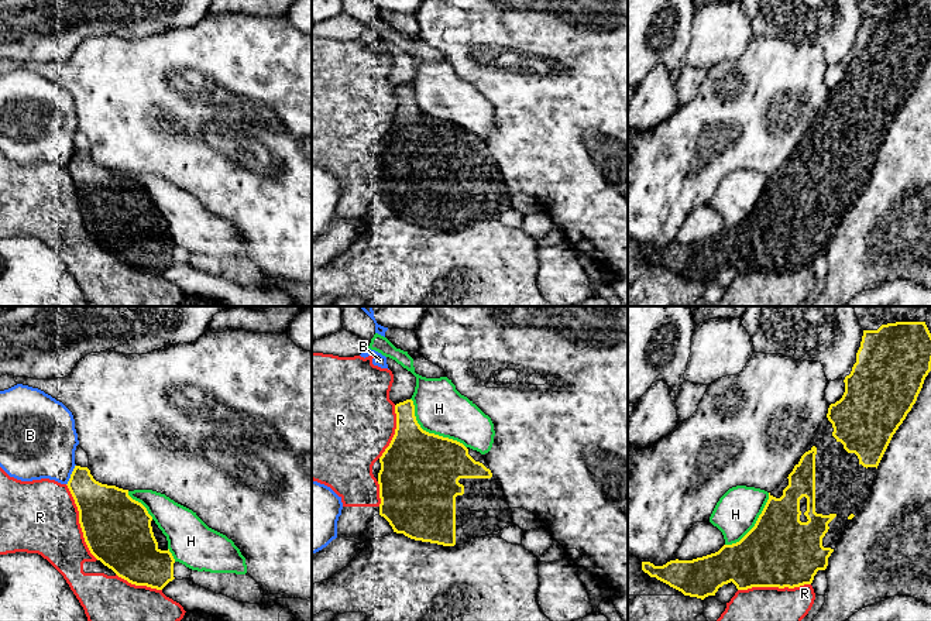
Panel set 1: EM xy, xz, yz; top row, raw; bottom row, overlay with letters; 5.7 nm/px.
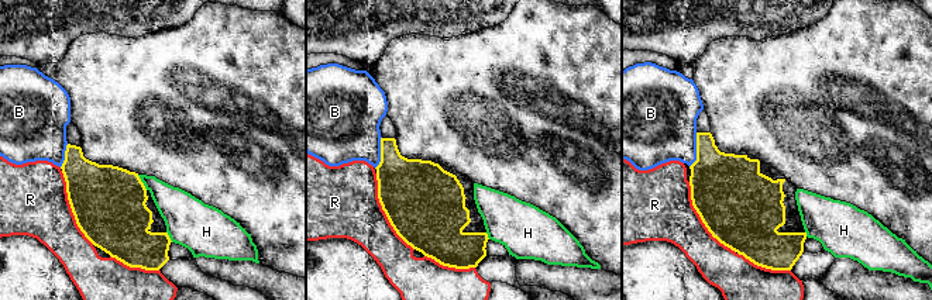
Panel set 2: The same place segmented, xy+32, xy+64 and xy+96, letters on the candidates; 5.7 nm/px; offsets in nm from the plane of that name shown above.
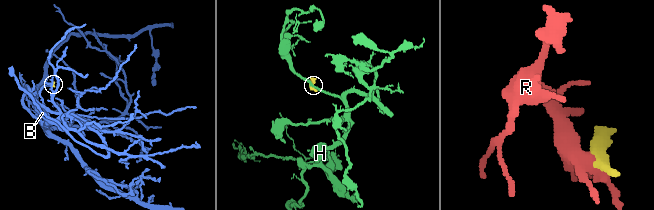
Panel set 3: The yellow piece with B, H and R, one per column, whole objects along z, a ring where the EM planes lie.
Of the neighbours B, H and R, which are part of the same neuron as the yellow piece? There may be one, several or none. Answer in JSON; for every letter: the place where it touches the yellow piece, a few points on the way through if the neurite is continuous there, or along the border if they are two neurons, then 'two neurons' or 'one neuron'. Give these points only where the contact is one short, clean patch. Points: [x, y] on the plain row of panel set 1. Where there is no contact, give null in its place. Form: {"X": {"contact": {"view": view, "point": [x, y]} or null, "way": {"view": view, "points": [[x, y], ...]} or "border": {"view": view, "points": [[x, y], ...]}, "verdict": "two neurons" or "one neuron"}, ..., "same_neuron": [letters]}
{"B": {"contact": {"view": "xy", "point": [71, 158]}, "verdict": "two neurons"}, "H": {"contact": {"view": "xz", "point": [428, 116]}, "verdict": "two neurons"}, "R": {"contact": {"view": "xy", "point": [79, 206]}, "verdict": "two neurons"}, "same_neuron": []}

